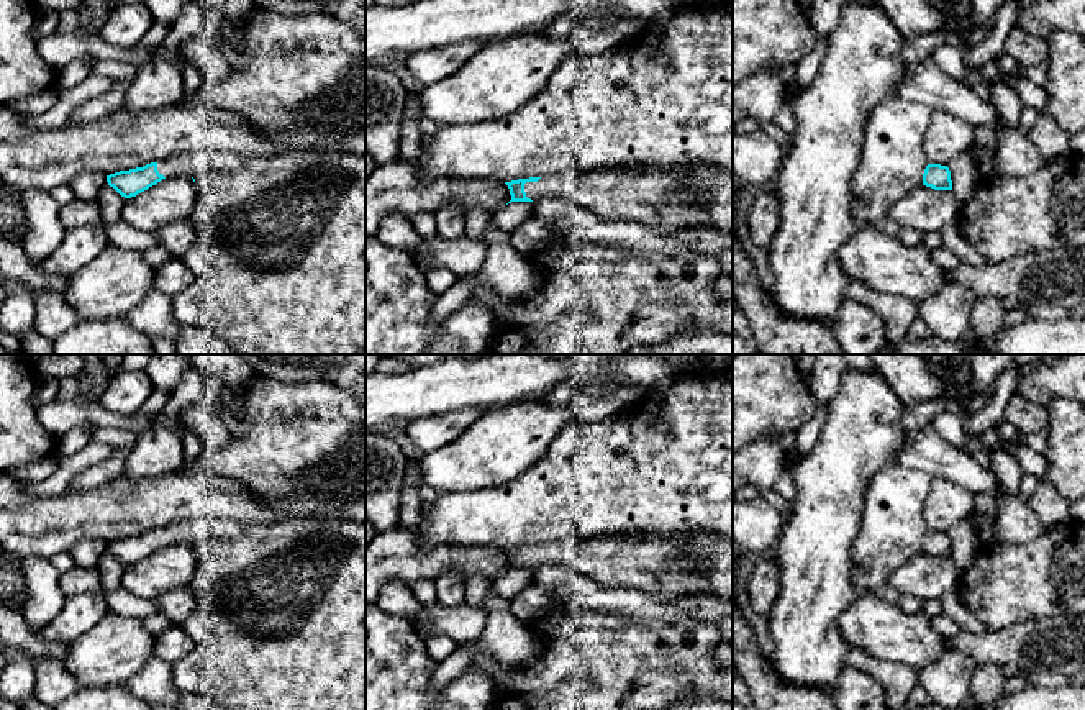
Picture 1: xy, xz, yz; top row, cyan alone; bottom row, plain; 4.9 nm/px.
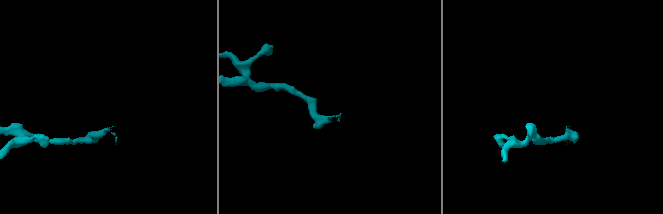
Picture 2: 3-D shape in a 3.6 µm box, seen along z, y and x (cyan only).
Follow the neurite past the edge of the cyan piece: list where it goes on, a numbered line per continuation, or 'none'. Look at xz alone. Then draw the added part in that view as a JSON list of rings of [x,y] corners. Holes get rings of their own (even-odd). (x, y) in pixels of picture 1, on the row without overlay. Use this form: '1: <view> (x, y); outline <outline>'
1: xz (699, 563); outline [[[697,531],[672,538],[602,536],[544,543],[524,551],[526,564],[562,564],[608,589],[636,589],[657,598],[713,595],[733,600],[733,538]]]

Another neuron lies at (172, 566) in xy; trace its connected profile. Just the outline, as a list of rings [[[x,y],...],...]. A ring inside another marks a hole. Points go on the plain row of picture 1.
[[[192,543],[166,544],[136,564],[126,566],[123,589],[141,598],[156,598],[166,590],[192,587],[195,549]]]

